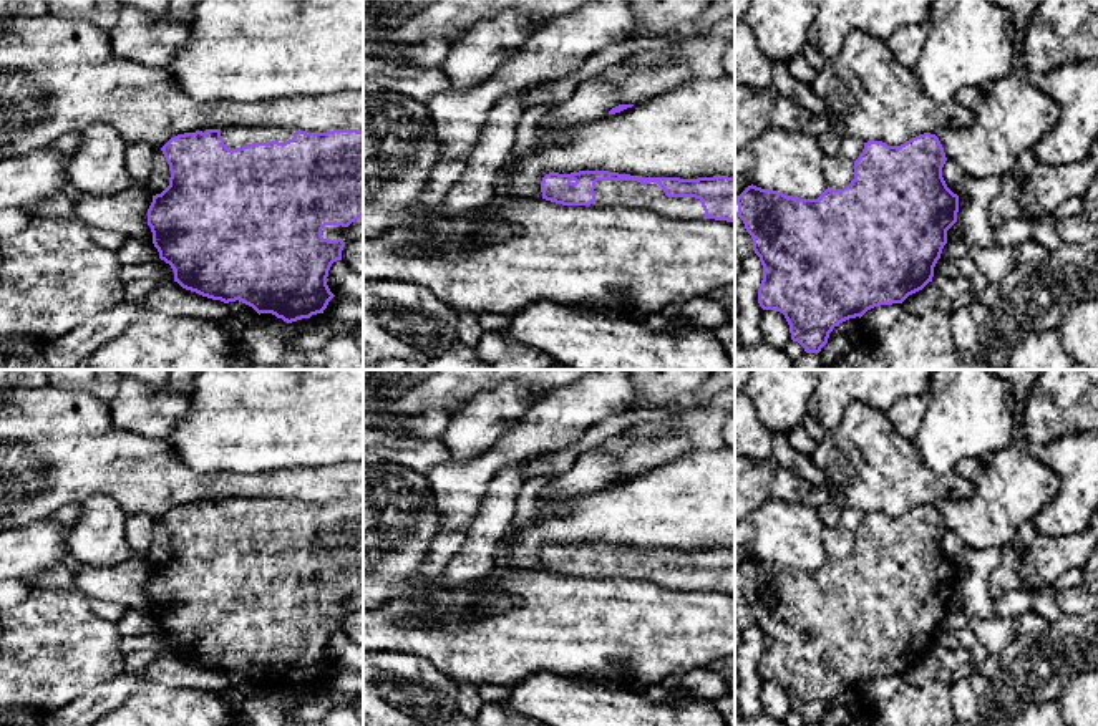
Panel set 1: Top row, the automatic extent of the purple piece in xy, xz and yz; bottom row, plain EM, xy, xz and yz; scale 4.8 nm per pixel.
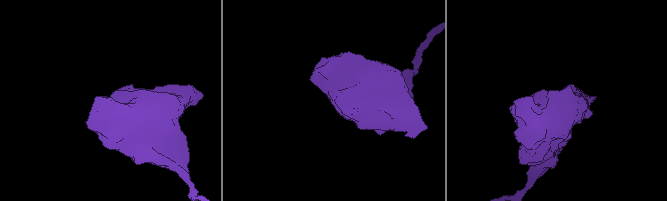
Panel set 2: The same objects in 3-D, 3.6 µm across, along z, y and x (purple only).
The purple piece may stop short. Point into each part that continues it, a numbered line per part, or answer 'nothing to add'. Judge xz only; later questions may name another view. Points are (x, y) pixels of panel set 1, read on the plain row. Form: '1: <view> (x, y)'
1: xz (607, 564)

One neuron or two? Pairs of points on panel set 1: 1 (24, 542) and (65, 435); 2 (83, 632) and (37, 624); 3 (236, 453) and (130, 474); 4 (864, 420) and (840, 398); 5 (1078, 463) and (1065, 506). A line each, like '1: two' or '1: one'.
1: two
2: one
3: two
4: two
5: one

